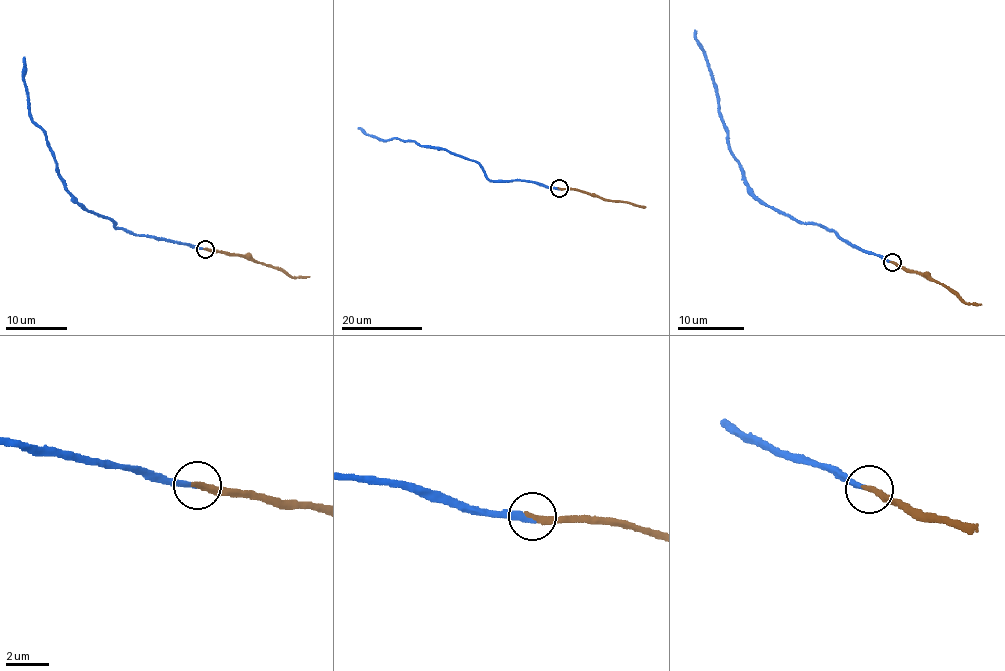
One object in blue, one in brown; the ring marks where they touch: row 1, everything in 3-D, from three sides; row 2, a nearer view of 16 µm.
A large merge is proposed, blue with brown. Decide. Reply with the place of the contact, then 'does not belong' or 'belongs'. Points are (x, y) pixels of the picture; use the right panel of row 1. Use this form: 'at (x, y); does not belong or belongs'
at (892, 262); belongs

